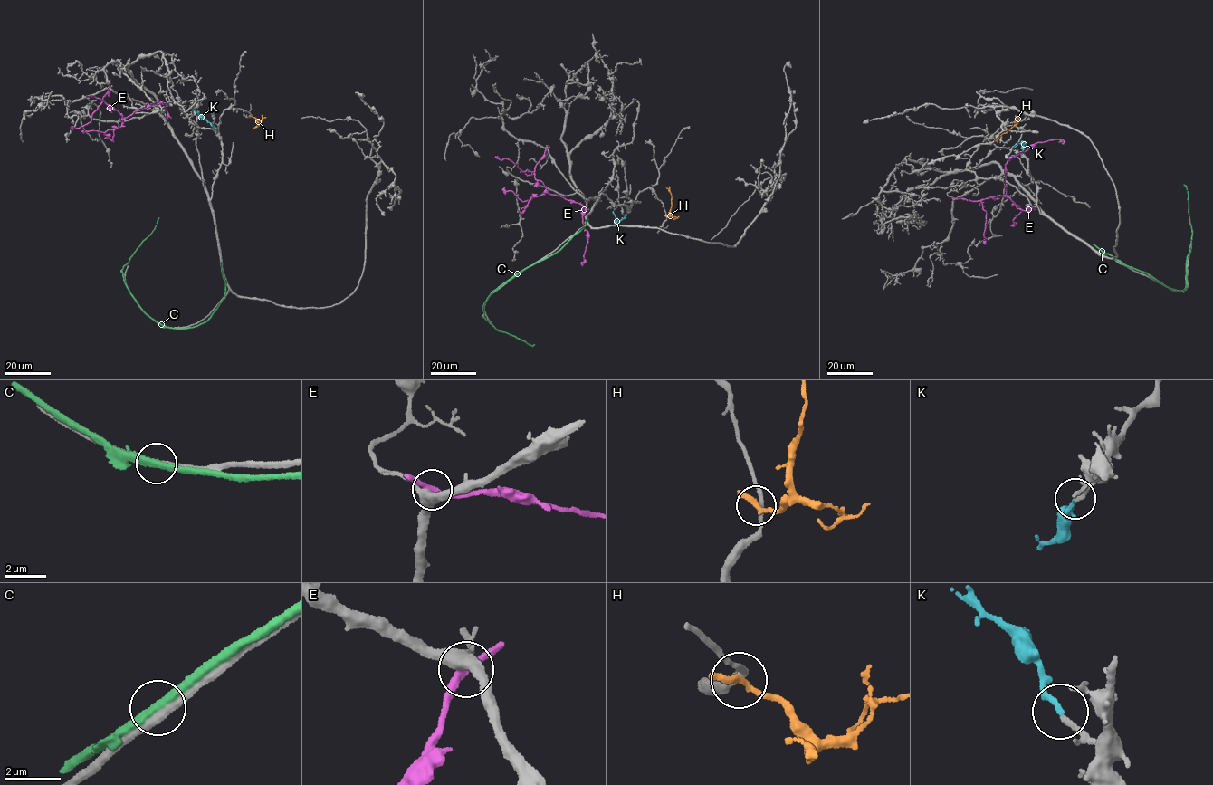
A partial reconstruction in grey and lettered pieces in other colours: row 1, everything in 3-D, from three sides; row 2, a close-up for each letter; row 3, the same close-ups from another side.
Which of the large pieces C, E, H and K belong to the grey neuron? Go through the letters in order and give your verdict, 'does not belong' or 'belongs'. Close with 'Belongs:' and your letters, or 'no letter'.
C: does not belong
E: does not belong
H: does not belong
K: belongs
Belongs: K

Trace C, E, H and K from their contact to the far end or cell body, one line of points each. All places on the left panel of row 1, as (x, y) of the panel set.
C: (167, 327), (144, 311), (127, 286), (122, 272), (130, 256), (154, 230), (159, 217)
E: (109, 87), (103, 100), (122, 117), (157, 101), (167, 104), (167, 119)
H: (252, 116), (260, 124), (256, 127)
K: (214, 129), (195, 109), (192, 110)

